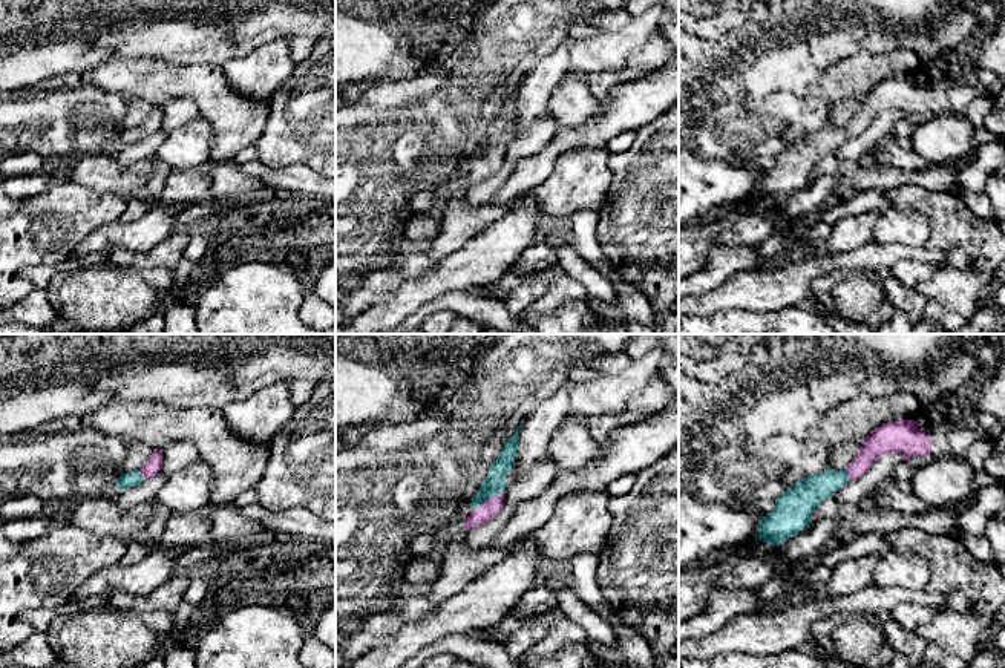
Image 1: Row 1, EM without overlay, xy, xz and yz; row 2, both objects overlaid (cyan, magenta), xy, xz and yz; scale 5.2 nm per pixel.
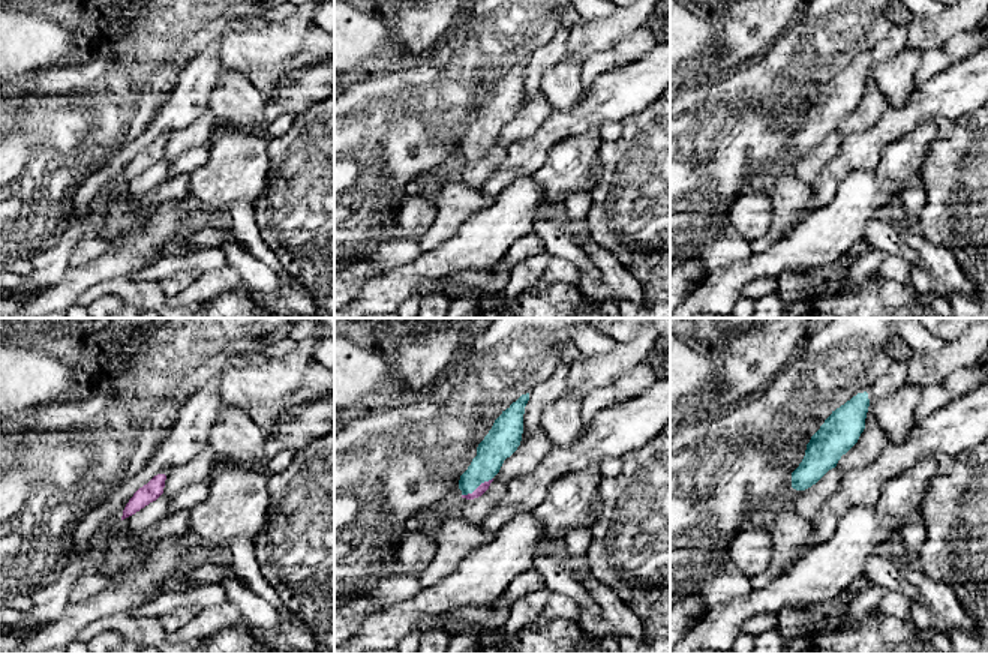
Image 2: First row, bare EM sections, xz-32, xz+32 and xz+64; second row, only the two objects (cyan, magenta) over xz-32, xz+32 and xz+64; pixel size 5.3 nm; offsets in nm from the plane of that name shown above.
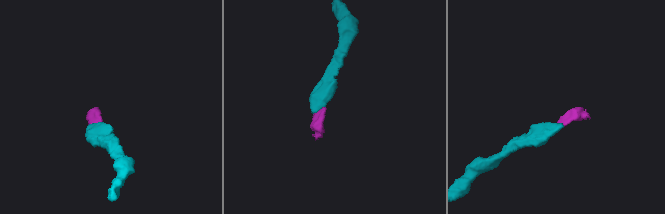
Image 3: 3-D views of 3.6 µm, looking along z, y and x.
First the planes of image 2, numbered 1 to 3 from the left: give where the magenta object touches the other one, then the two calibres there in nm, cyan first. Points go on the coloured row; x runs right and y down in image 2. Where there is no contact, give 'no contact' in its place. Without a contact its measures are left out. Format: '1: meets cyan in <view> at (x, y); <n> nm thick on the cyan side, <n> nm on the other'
1: no contact
2: meets cyan in xz+32 at (477, 486); 160 nm thick on the cyan side, 50 nm on the other
3: no contact

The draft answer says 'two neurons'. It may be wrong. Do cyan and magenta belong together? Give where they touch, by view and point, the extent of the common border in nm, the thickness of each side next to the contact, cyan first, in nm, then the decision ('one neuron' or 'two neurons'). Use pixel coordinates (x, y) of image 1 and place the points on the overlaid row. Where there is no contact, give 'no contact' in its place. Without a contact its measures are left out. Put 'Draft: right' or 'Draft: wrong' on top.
Draft: wrong
xz (487, 498) | 190 nm | 120/100 nm | one neuron

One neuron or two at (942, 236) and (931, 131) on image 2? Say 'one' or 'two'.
two

